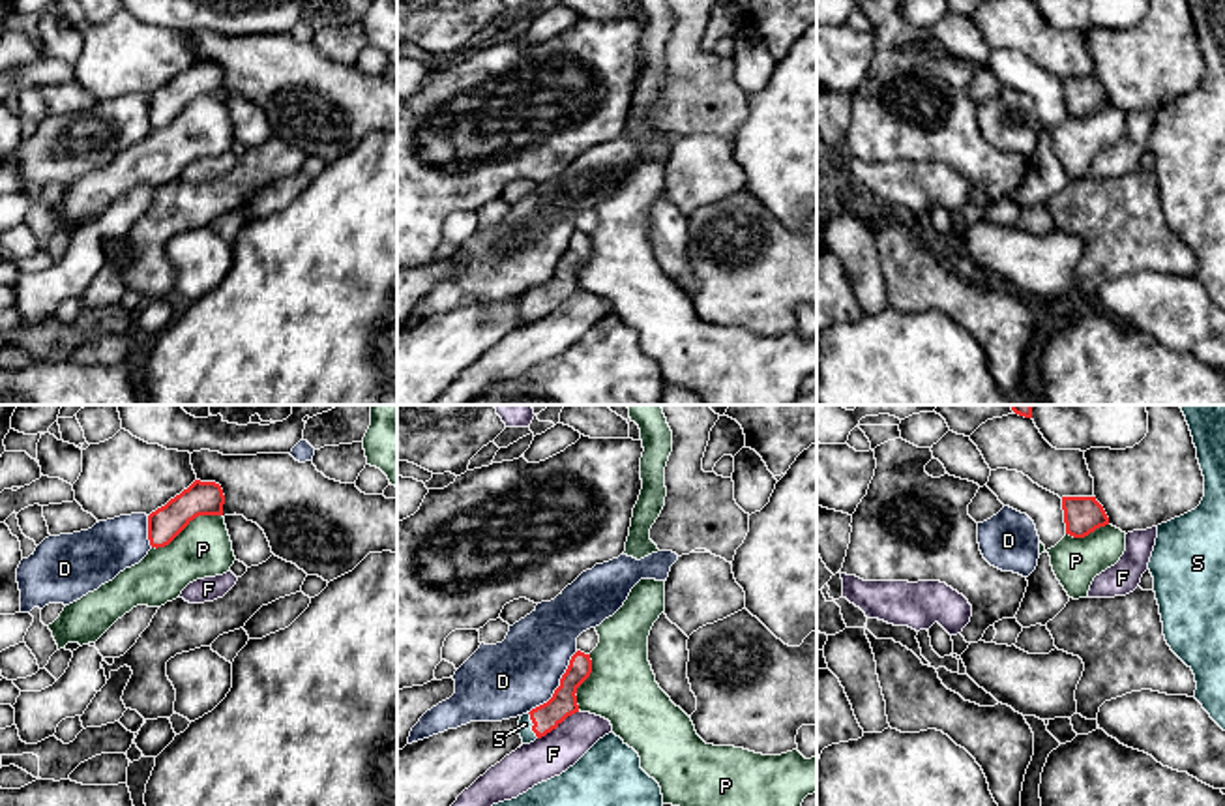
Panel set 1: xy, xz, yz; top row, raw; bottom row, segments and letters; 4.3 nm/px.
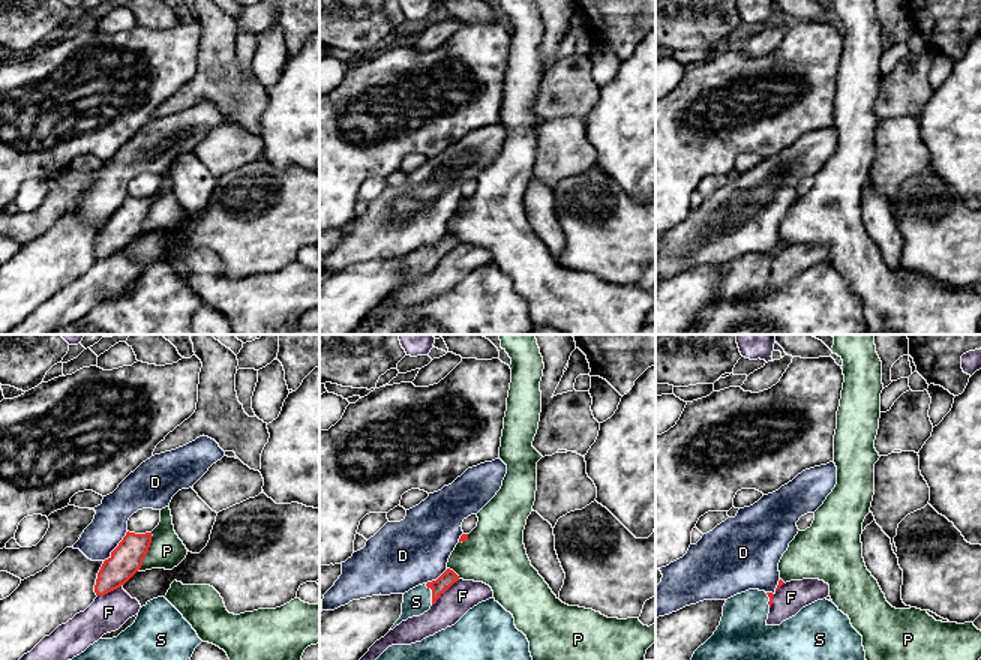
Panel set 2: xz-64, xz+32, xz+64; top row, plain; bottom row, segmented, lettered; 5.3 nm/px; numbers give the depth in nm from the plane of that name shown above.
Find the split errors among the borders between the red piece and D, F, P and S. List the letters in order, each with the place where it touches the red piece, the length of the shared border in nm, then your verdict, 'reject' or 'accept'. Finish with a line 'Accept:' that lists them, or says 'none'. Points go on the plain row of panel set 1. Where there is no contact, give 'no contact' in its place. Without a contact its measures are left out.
D: meets red in xz at (560, 265); contact 340 nm long; reject
F: meets red in xz at (559, 302); contact 220 nm long; reject
P: meets red in xy at (186, 105); contact 340 nm long; reject
S: meets red in xz at (532, 306); contact 120 nm long; accept
Accept: S

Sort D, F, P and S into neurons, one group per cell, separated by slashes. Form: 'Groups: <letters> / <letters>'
Groups: D / F / P / S

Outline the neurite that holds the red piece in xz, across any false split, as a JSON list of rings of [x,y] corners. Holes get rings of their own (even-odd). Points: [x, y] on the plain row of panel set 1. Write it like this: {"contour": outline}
{"contour": [[[577,231],[566,253],[560,259],[560,266],[554,270],[553,277],[523,294],[519,300],[519,315],[523,324],[530,324],[536,319],[545,317],[556,309],[568,296],[579,292],[577,268],[590,257],[592,240],[590,234]]]}

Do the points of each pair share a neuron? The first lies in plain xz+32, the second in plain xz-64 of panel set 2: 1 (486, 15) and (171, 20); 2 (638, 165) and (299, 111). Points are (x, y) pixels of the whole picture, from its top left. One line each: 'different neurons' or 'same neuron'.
1: same neuron
2: same neuron

